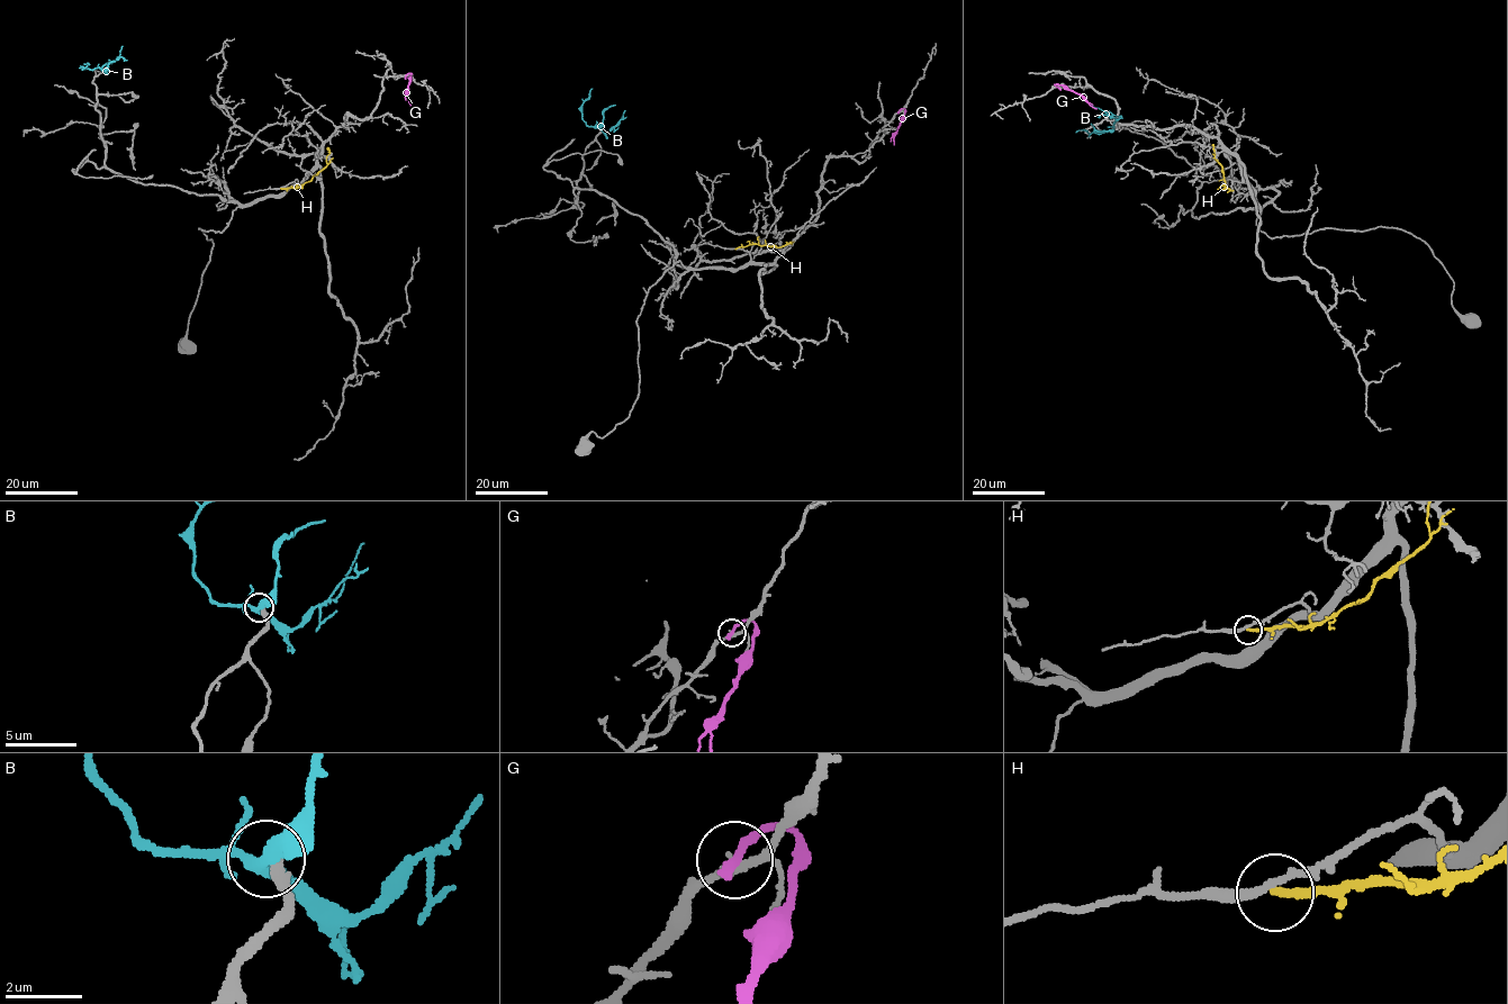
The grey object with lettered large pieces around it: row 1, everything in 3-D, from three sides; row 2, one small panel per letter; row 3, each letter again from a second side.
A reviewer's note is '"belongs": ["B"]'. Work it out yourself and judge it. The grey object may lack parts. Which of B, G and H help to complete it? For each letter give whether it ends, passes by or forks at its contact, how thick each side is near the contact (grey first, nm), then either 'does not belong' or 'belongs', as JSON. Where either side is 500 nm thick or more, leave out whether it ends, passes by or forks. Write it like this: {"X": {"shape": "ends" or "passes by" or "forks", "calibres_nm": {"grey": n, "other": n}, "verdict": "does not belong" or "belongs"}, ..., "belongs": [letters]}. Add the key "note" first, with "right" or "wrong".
{"note": "wrong", "B": {"shape": "forks", "calibres_nm": {"grey": 320, "other": 280}, "verdict": "does not belong"}, "G": {"shape": "ends", "calibres_nm": {"grey": 190, "other": 280}, "verdict": "does not belong"}, "H": {"shape": "ends", "calibres_nm": {"grey": 190, "other": 200}, "verdict": "does not belong"}, "belongs": []}

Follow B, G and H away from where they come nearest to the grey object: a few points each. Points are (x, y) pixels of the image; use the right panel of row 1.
B: (1113, 128), (1089, 134), (1075, 132)
G: (1058, 88), (1055, 84), (1066, 86), (1095, 108)
H: (1233, 190), (1225, 187), (1222, 168), (1211, 144)

